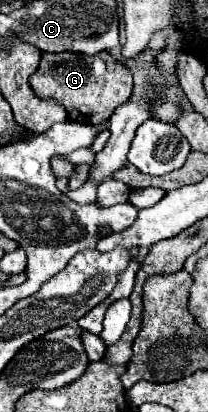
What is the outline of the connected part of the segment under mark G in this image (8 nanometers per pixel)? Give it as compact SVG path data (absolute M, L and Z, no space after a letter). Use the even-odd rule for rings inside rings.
M101 51L91 57L81 53L43 53L41 65L33 73L29 83L35 95L61 101L69 111L69 119L87 125L105 123L113 115L115 107L125 103L133 91L131 73L107 51Z

